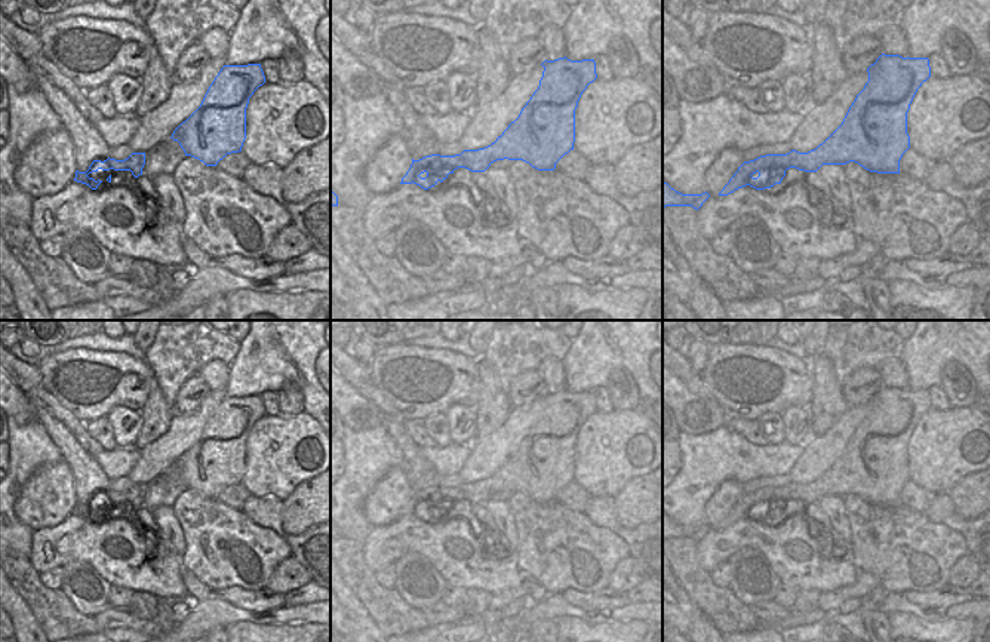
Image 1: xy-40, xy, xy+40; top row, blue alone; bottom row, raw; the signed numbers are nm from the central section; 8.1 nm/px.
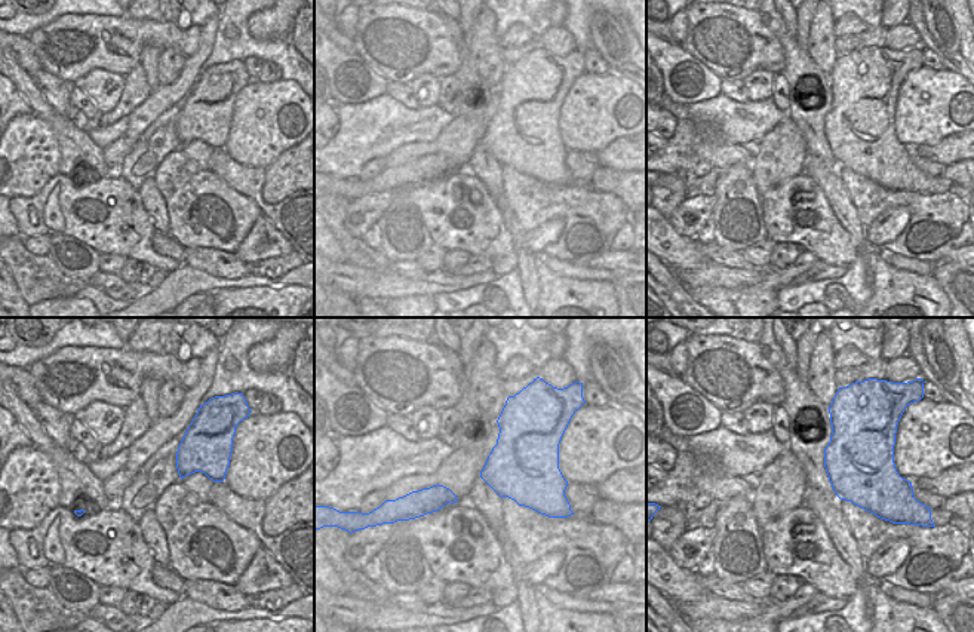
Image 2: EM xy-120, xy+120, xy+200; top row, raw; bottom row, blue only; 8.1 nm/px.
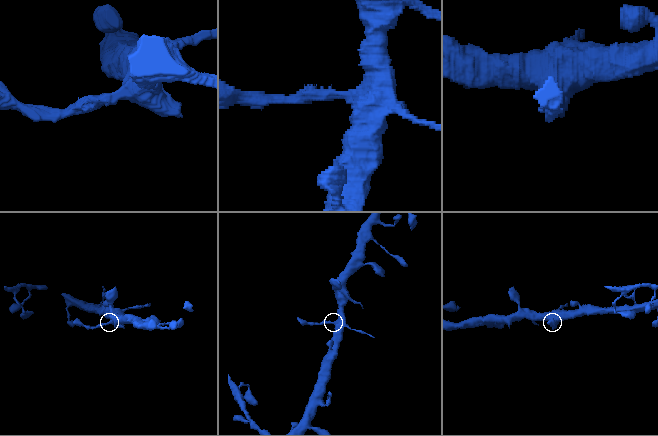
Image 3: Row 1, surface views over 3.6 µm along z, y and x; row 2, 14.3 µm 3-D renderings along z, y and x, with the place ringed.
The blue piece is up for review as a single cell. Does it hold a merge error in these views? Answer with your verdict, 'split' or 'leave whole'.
split

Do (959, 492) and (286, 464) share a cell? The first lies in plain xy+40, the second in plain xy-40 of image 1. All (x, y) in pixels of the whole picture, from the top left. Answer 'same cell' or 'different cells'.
different cells

